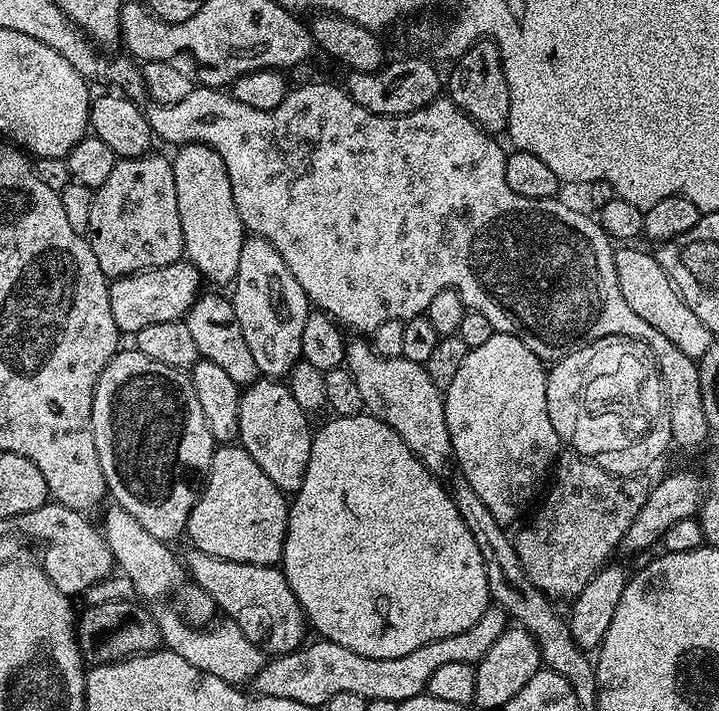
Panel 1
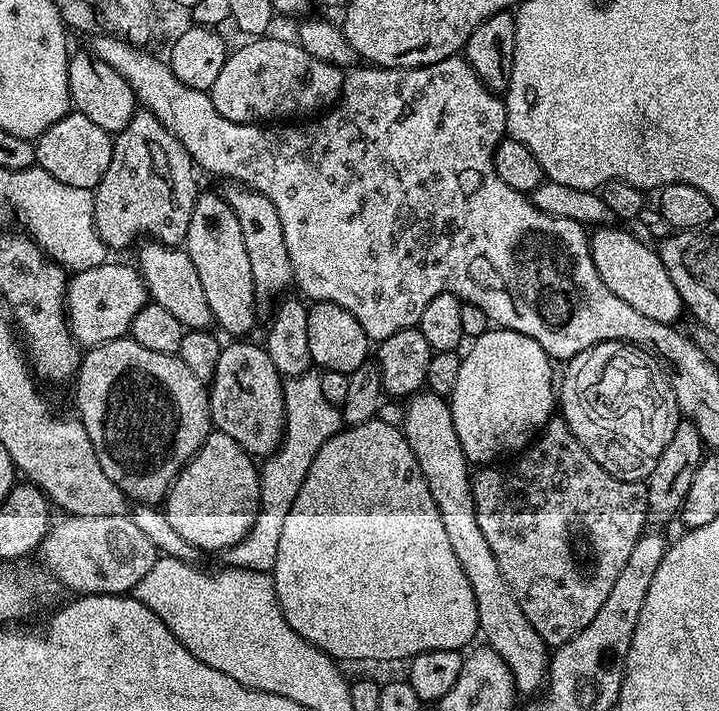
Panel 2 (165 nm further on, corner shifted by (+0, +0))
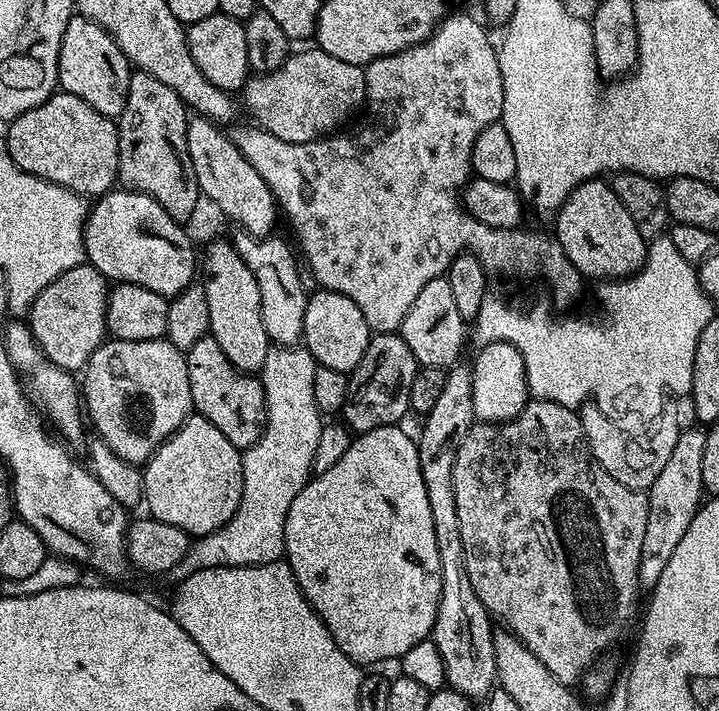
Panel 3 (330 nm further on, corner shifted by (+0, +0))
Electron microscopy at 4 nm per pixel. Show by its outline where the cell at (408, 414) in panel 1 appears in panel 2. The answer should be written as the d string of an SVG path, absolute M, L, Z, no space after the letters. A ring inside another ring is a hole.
M421 390L405 404L408 405L404 408L402 431L410 450L414 450L414 458L418 458L418 466L422 470L422 478L426 478L426 486L430 486L430 498L434 498L434 506L438 506L438 514L442 514L442 526L450 537L454 558L462 562L462 570L466 570L470 590L474 590L474 602L478 606L480 623L479 635L482 640L484 636L483 643L497 652L502 662L506 662L506 666L510 666L517 693L539 693L548 678L550 649L538 634L538 630L530 626L530 618L522 614L522 606L518 606L514 590L506 586L506 578L502 578L502 570L498 570L494 553L478 526L478 518L474 514L470 465L462 450L462 442L458 442L458 433L454 430L451 403L445 397Z

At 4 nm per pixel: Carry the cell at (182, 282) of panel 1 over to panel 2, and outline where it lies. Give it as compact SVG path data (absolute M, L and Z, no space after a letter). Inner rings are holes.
M105 262L94 266L94 270L82 270L75 273L68 281L68 293L64 296L64 306L68 314L68 329L72 331L72 336L76 343L83 346L85 349L94 348L97 344L105 344L111 340L123 340L131 333L132 323L134 322L134 314L138 314L138 310L142 310L144 304L149 303L148 288L144 284L144 279L140 277L139 271L135 267L132 268L128 264L112 264L113 262Z

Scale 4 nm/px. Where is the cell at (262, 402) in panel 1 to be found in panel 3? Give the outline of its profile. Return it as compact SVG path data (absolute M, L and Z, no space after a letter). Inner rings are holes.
M209 334L186 350L186 374L190 374L190 394L193 409L205 416L235 448L241 450L254 446L262 438L266 422L266 394L262 382L255 375L239 372L222 354L218 342Z

